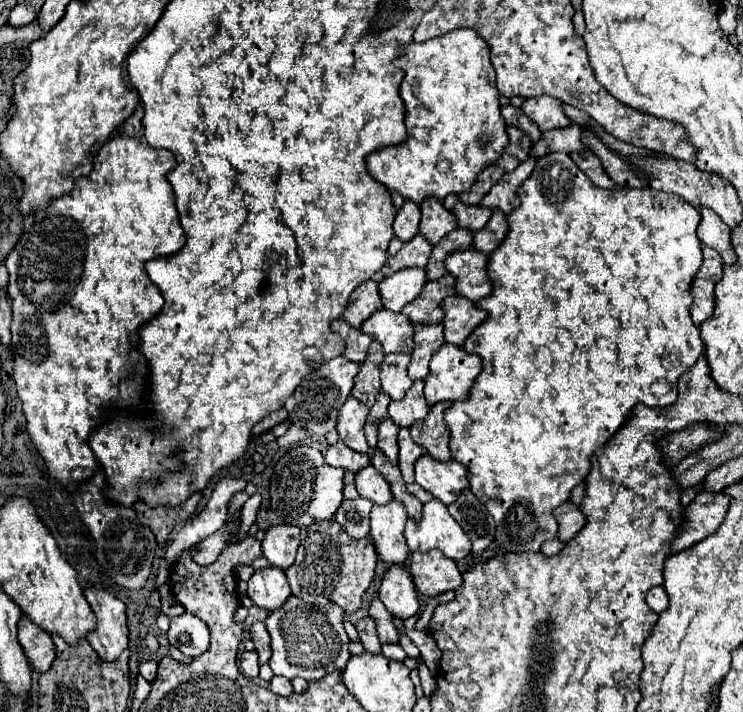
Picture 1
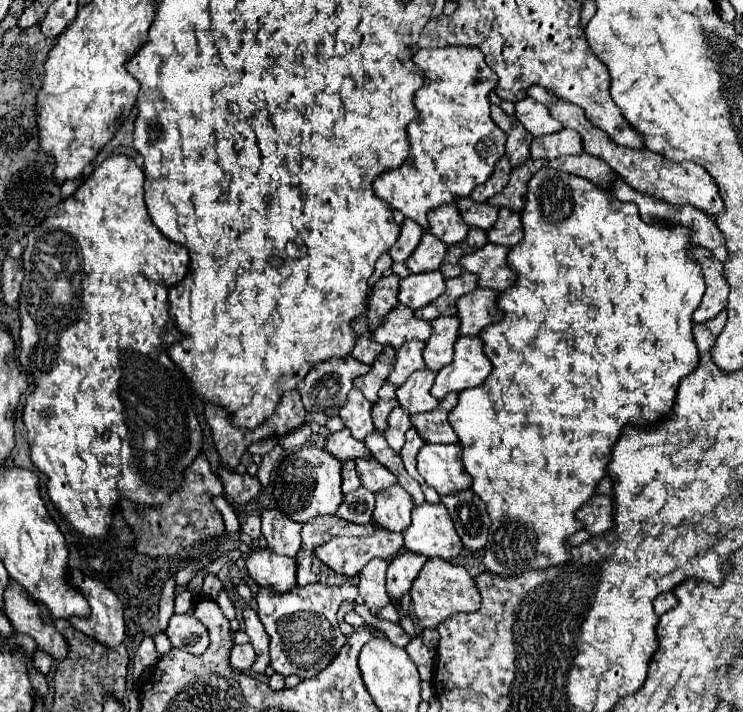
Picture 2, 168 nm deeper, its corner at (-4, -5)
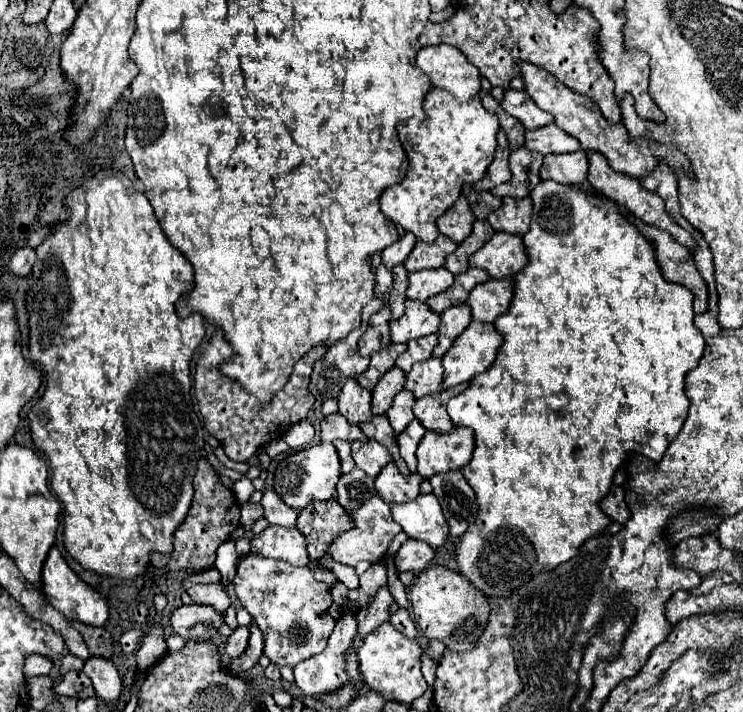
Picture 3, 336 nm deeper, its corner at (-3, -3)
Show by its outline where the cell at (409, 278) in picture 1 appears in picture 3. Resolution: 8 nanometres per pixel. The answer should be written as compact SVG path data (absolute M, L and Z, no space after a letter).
M444 267L424 269L424 271L418 271L418 273L410 273L408 281L410 281L408 291L406 291L408 299L426 301L428 297L446 291L454 283L454 275L450 271L446 271Z

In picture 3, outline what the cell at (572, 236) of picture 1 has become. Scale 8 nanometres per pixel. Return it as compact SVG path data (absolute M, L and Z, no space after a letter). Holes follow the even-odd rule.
M542 181L536 185L536 189L530 193L534 201L532 211L532 223L528 233L524 235L524 245L528 251L530 263L514 277L516 289L514 299L510 303L510 309L500 315L494 325L502 333L504 343L498 349L496 361L486 369L484 373L476 375L476 379L470 383L470 387L452 397L448 401L448 415L452 417L454 425L470 427L476 433L476 449L472 459L466 463L466 469L462 469L468 485L474 489L478 499L478 519L476 527L468 527L466 535L462 535L460 543L456 545L456 563L460 573L474 583L478 591L490 597L502 597L510 595L518 587L524 587L534 575L542 571L552 571L560 563L570 561L574 555L578 555L578 549L592 537L604 533L604 529L612 523L608 515L600 509L600 501L608 495L614 473L636 453L650 461L660 461L672 439L680 433L686 415L688 415L688 397L684 393L684 377L688 371L692 371L702 353L704 353L704 339L698 327L694 327L694 311L692 311L692 299L694 295L674 283L666 283L662 279L660 267L654 257L654 247L638 233L632 223L628 223L626 217L622 217L620 207L612 203L612 199L602 199L592 193L582 193L576 187L554 183L554 181ZM548 393L556 393L556 403L550 403L546 399Z

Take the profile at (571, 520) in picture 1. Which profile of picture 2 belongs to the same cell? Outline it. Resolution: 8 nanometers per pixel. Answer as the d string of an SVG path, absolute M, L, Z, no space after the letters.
M593 495L577 513L575 519L591 535L601 535L613 527L613 497L611 495Z

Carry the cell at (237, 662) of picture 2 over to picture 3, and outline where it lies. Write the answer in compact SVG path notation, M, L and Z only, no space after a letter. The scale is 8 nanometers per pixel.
M236 627L236 629L232 631L232 635L226 639L226 653L228 653L230 657L242 655L244 649L248 647L248 635L250 635L248 627Z

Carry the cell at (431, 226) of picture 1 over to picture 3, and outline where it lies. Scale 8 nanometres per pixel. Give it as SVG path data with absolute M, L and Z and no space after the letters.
M464 195L458 197L458 201L454 203L454 207L450 207L440 219L438 219L438 229L442 235L450 237L454 243L462 243L470 231L472 231L472 223L474 223L474 213L470 209L470 203Z

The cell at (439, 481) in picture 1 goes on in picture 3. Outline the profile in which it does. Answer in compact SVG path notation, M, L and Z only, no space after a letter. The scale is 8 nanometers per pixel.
M454 427L452 433L438 435L438 431L426 431L422 437L416 457L418 473L430 479L434 473L462 469L474 451L474 431L468 427Z

